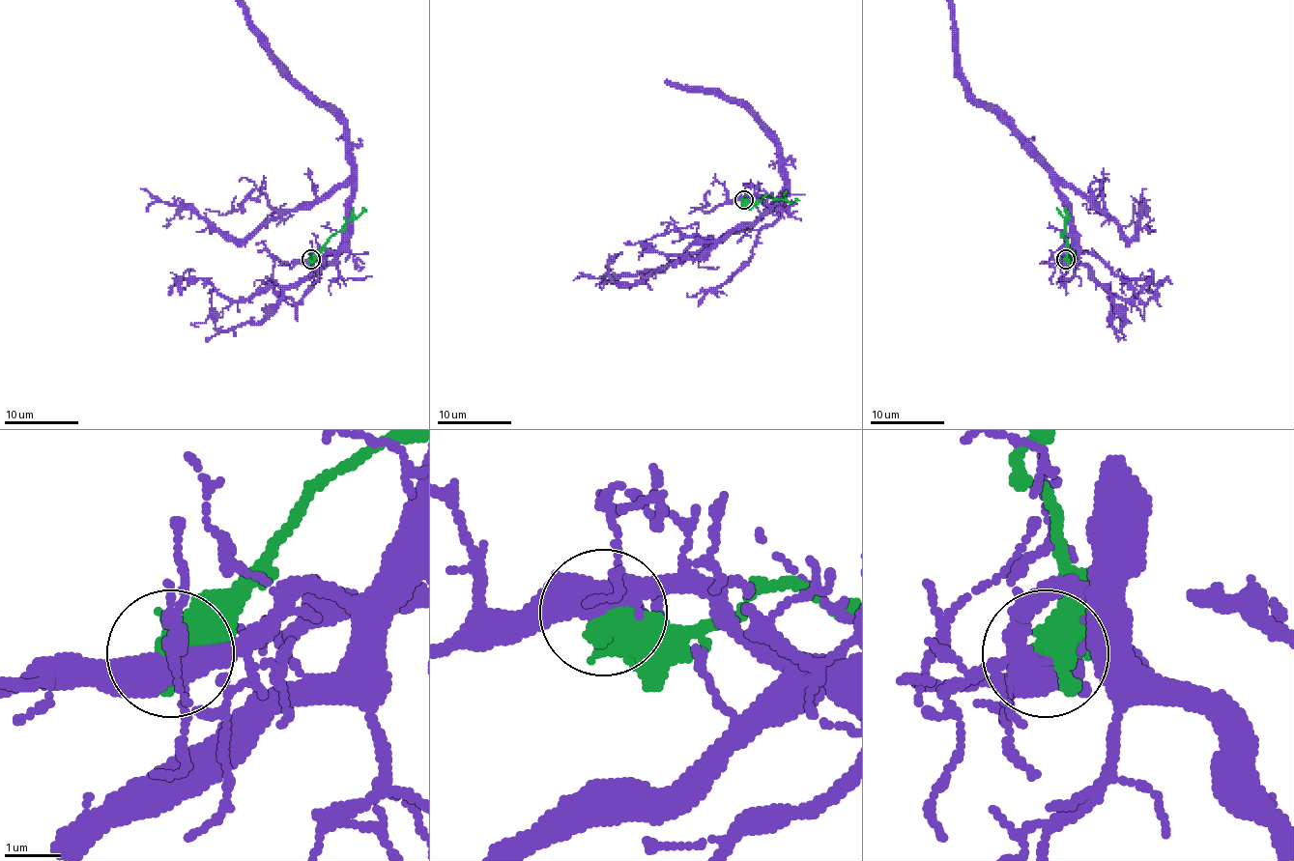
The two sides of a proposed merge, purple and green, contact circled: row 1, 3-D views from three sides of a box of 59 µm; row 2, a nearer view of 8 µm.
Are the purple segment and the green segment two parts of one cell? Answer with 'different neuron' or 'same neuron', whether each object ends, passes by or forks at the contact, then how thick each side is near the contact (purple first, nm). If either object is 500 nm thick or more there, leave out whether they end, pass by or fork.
different neuron; 400 nm thick on the purple side, 700 nm on the other

